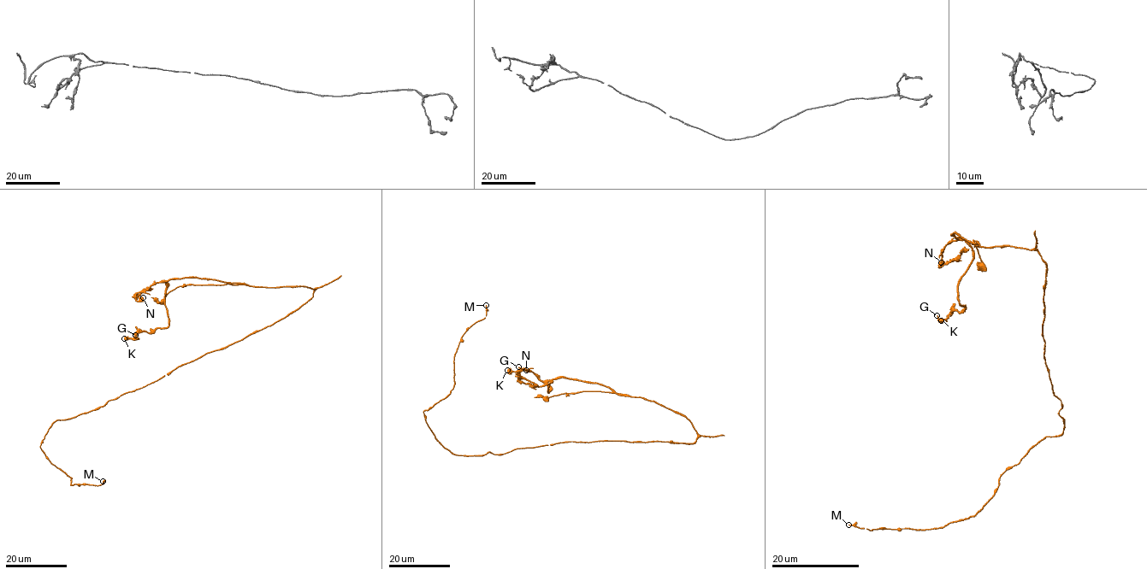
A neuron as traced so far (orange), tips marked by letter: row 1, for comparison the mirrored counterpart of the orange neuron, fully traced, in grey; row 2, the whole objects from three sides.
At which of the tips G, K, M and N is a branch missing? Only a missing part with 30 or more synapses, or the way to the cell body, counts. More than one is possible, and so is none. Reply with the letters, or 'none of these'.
none of these

